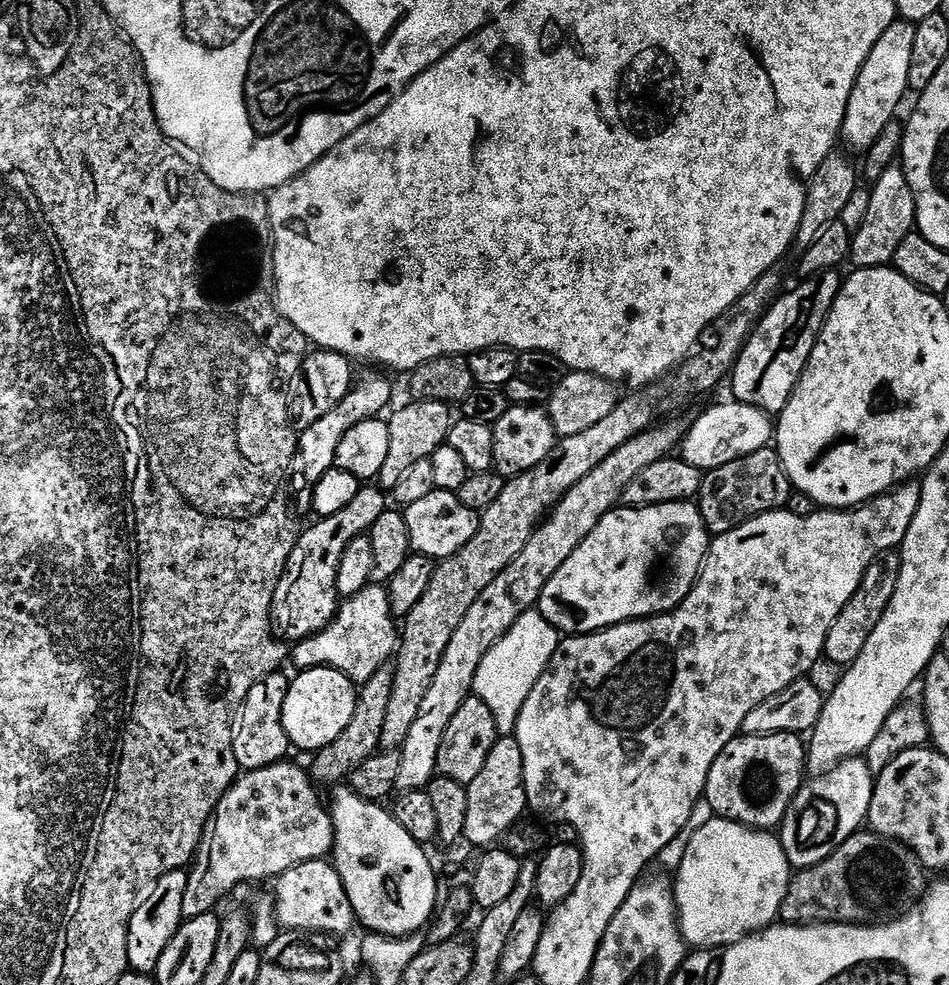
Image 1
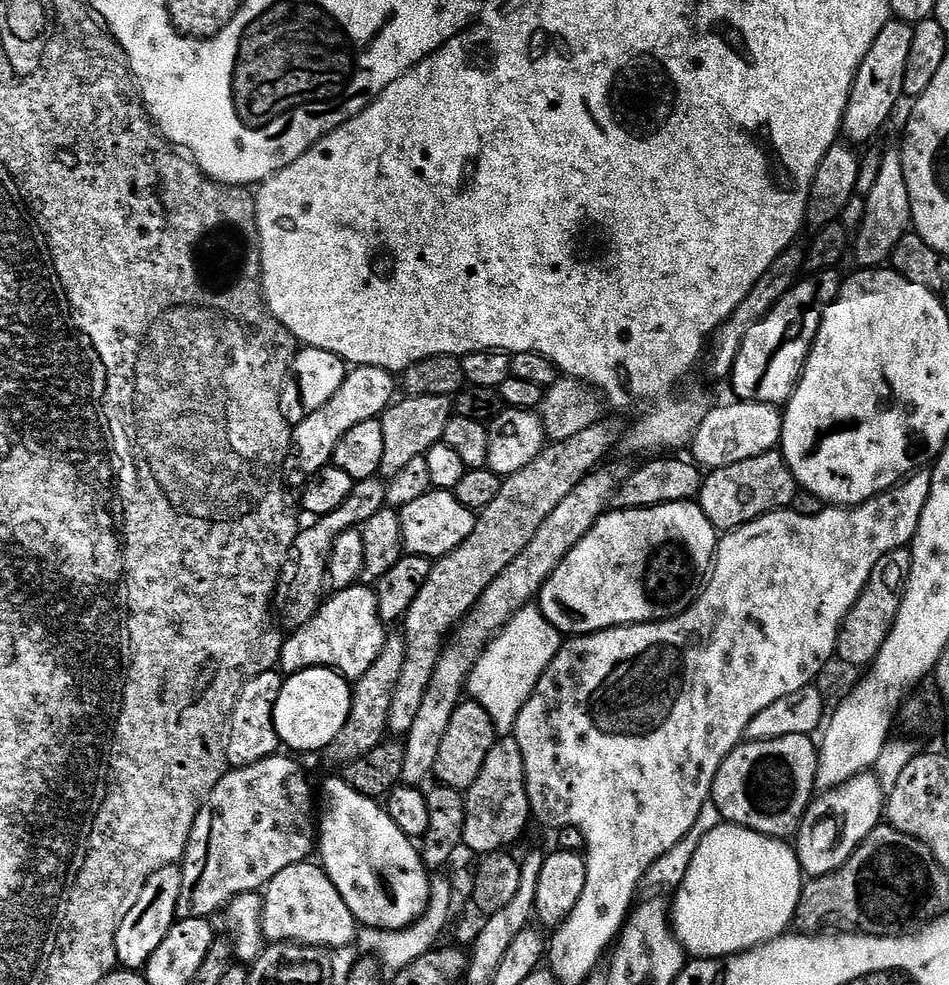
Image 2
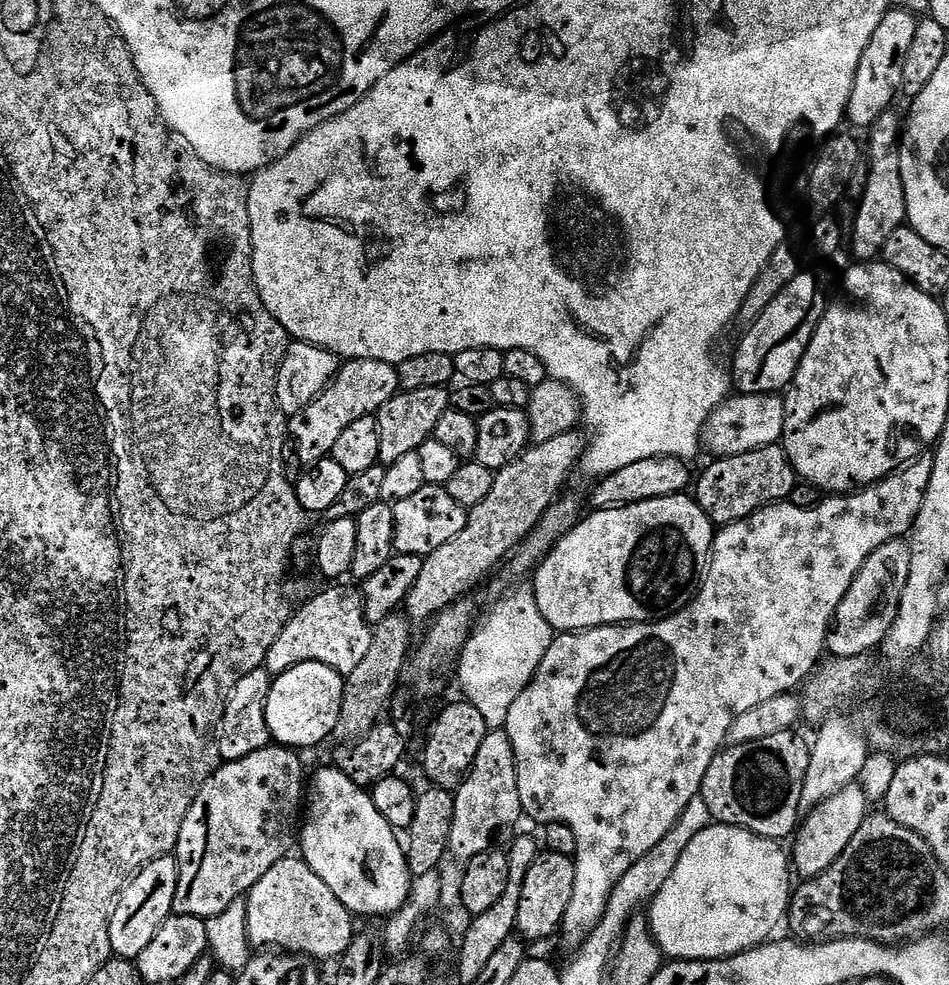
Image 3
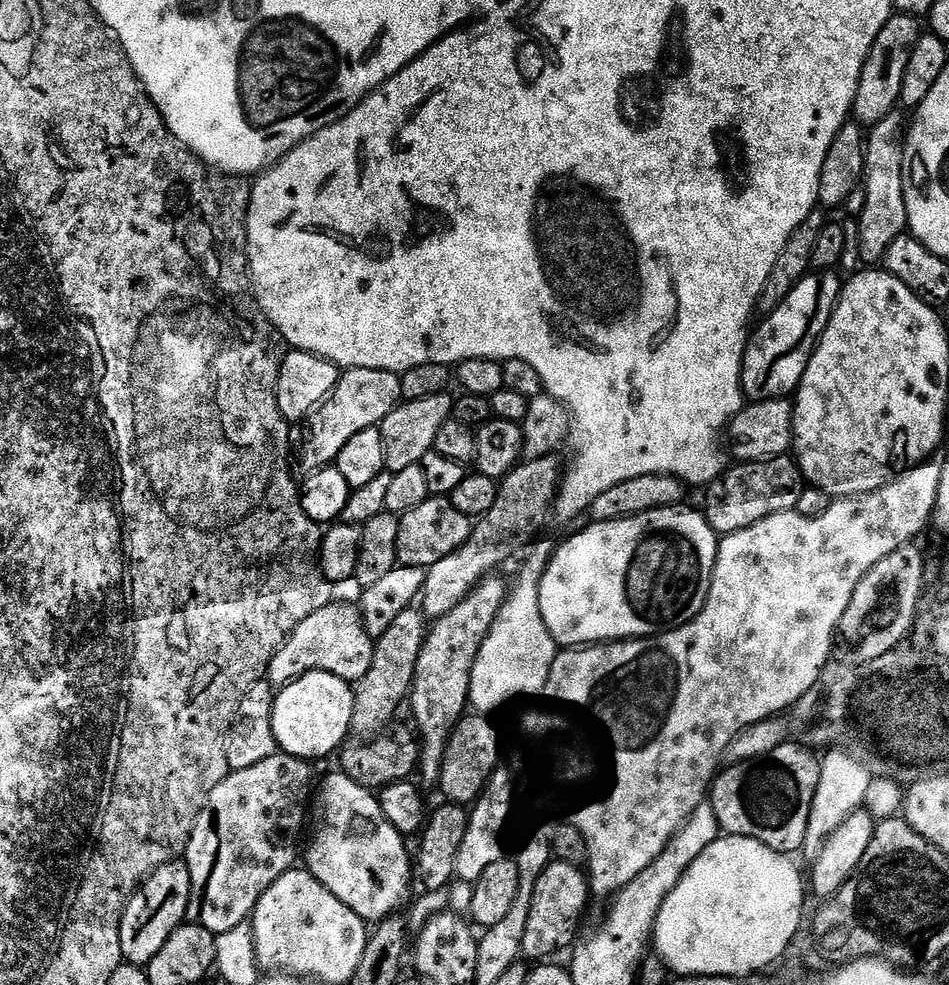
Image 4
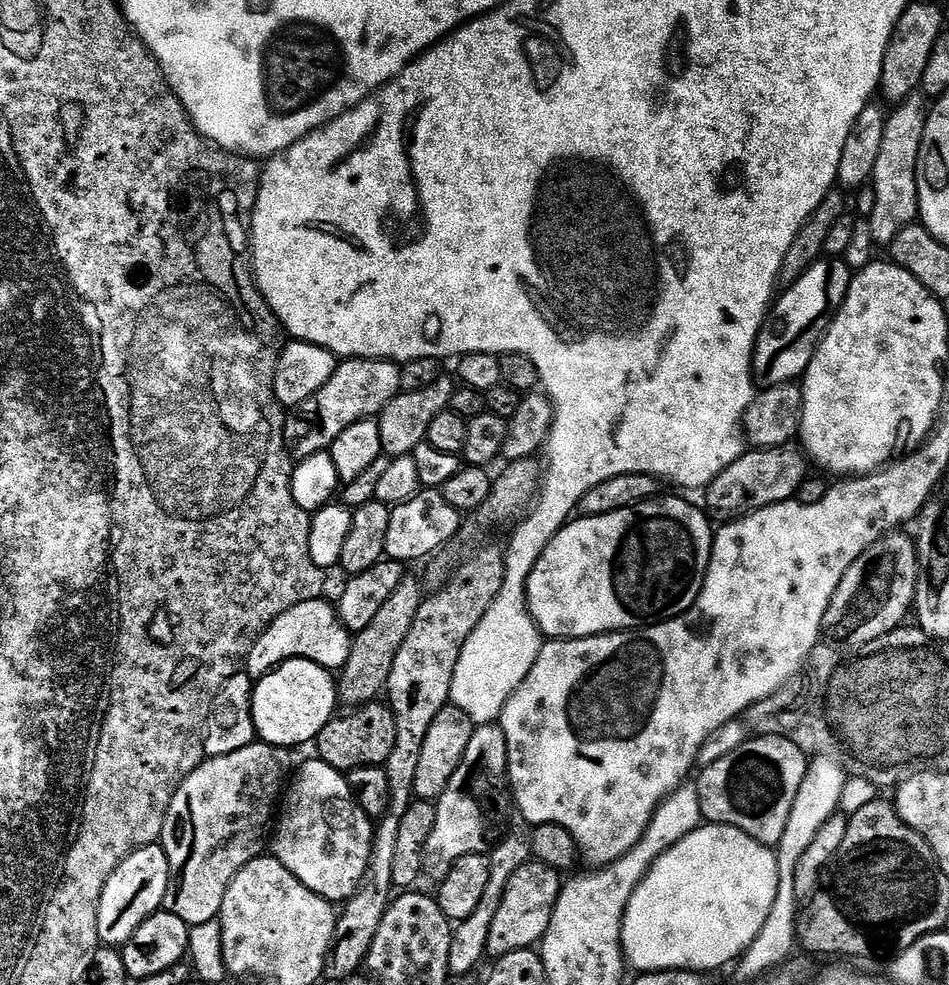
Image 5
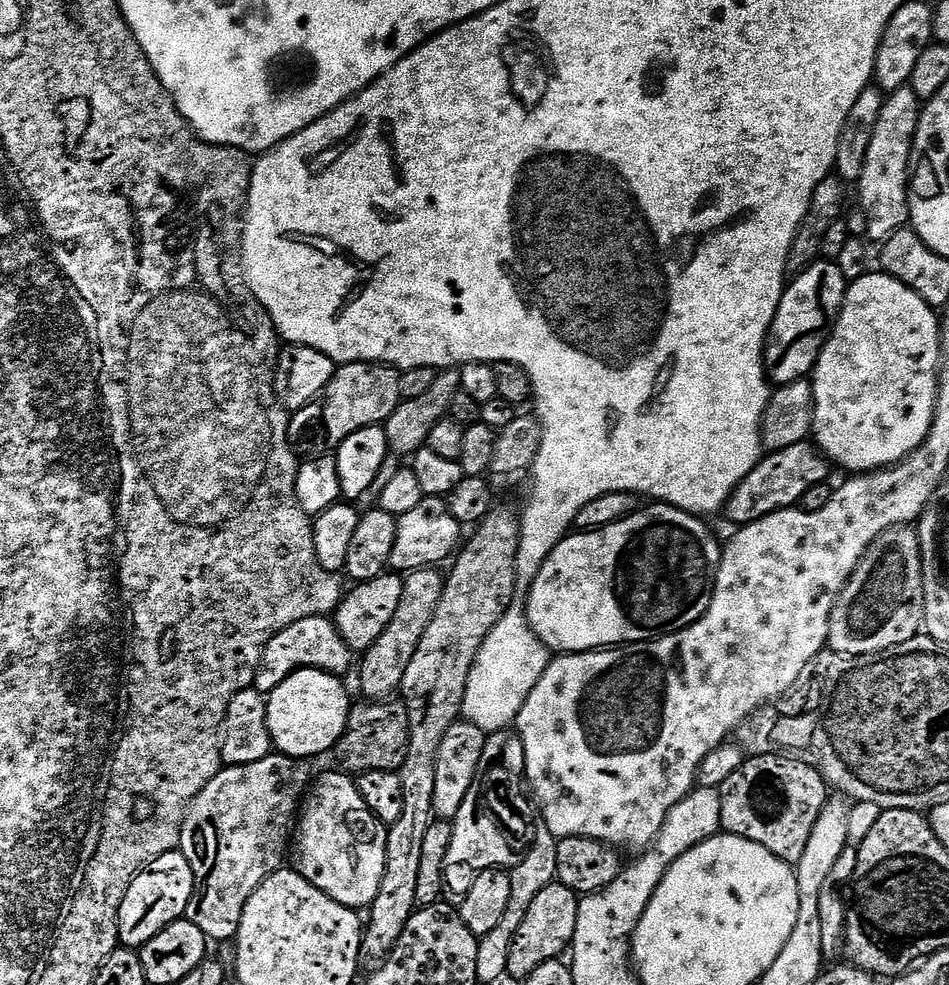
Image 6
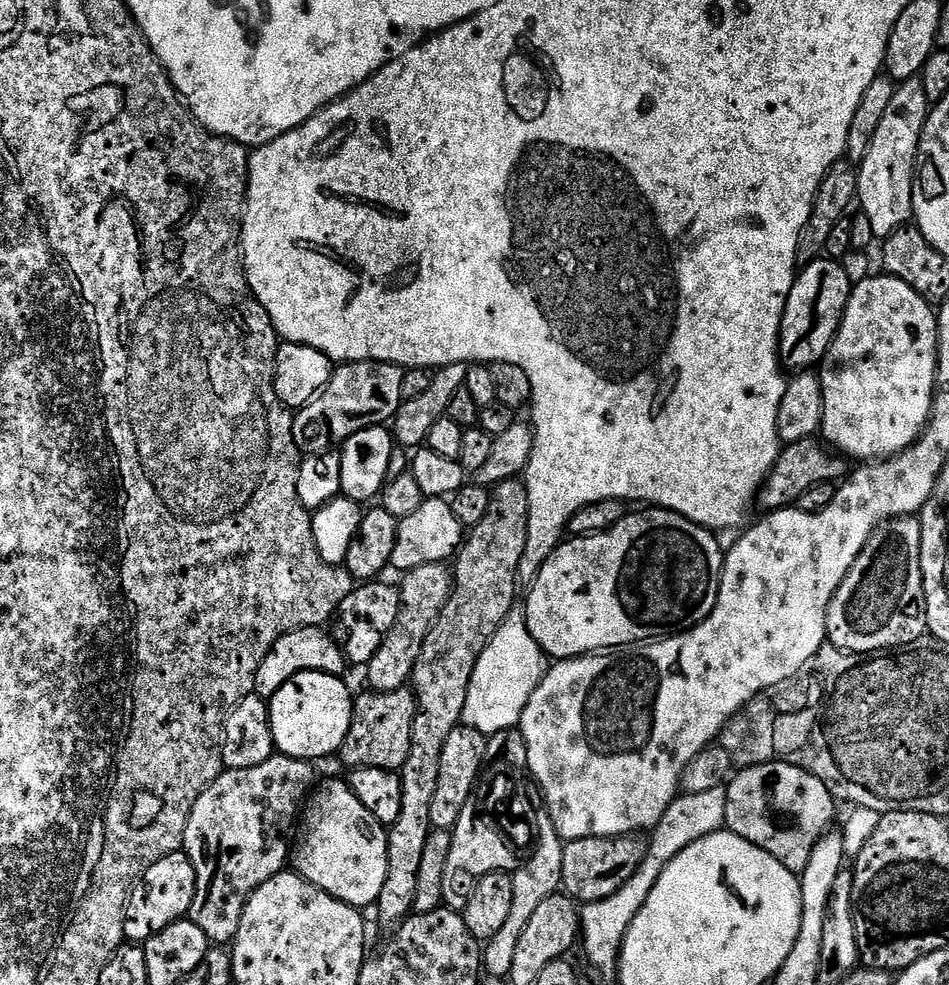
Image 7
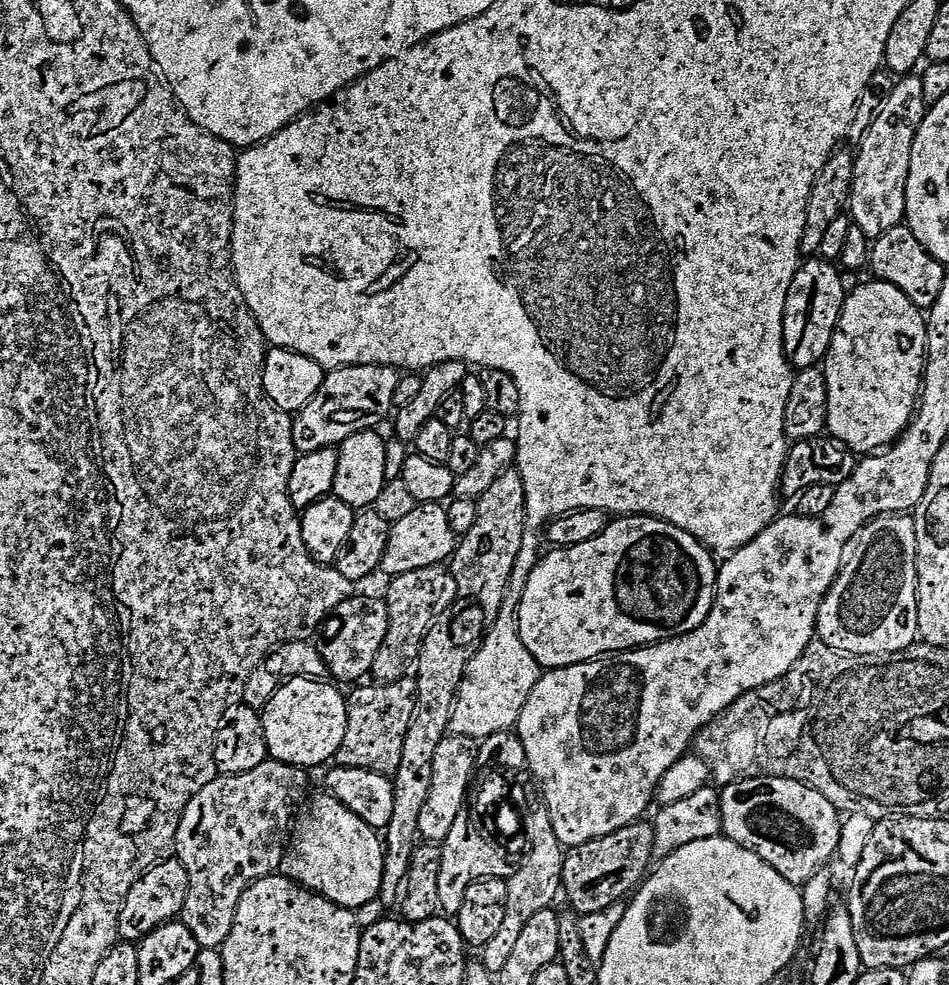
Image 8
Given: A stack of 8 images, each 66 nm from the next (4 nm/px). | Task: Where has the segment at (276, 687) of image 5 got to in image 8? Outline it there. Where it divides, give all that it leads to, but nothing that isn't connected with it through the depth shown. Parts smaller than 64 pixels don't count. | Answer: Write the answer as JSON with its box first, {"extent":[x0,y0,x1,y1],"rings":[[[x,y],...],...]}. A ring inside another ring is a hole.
{"extent":[262,676,348,770],"rings":[[[296,676],[281,685],[262,712],[271,759],[310,770],[306,768],[316,768],[335,757],[346,738],[348,724],[348,701],[339,690],[335,683],[307,676]]]}

